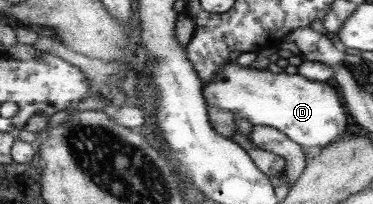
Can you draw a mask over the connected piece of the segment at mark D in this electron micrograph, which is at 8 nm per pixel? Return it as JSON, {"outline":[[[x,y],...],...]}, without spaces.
{"outline":[[[232,62],[204,84],[204,96],[209,106],[229,110],[234,116],[238,114],[253,125],[276,128],[303,147],[330,145],[340,139],[348,126],[346,108],[340,92],[332,88],[332,83],[314,82],[298,73],[274,74]]]}

